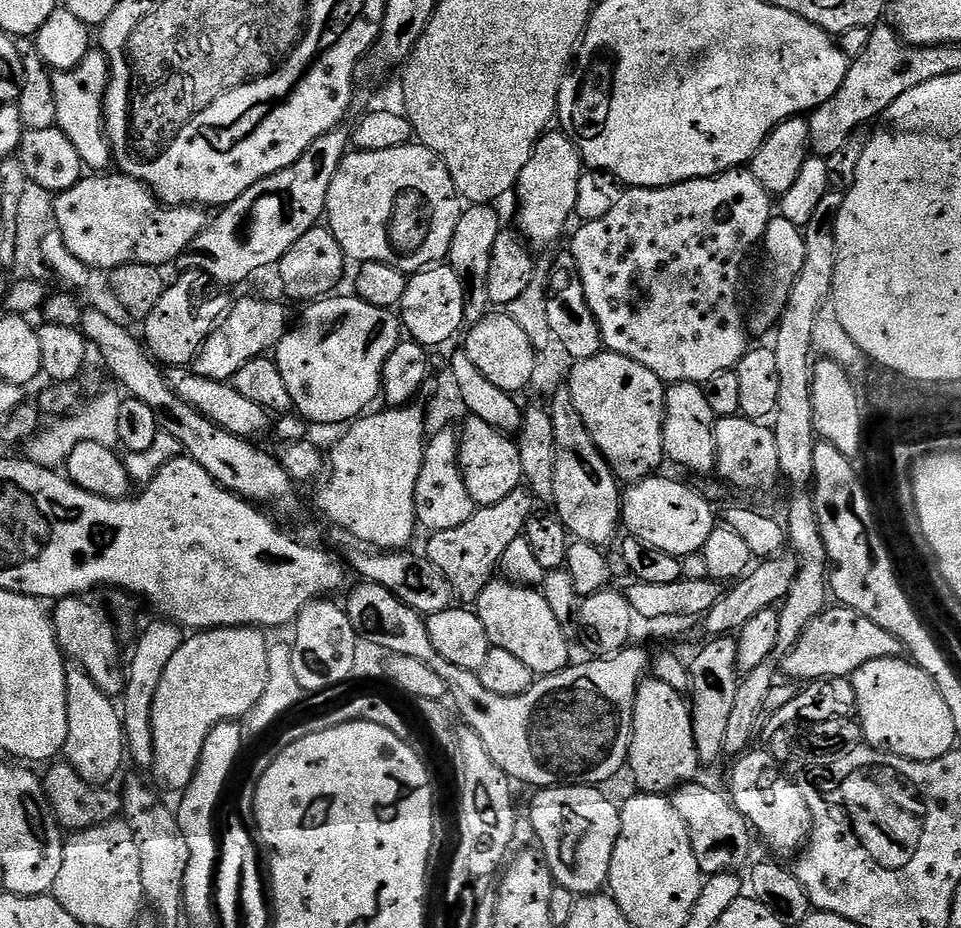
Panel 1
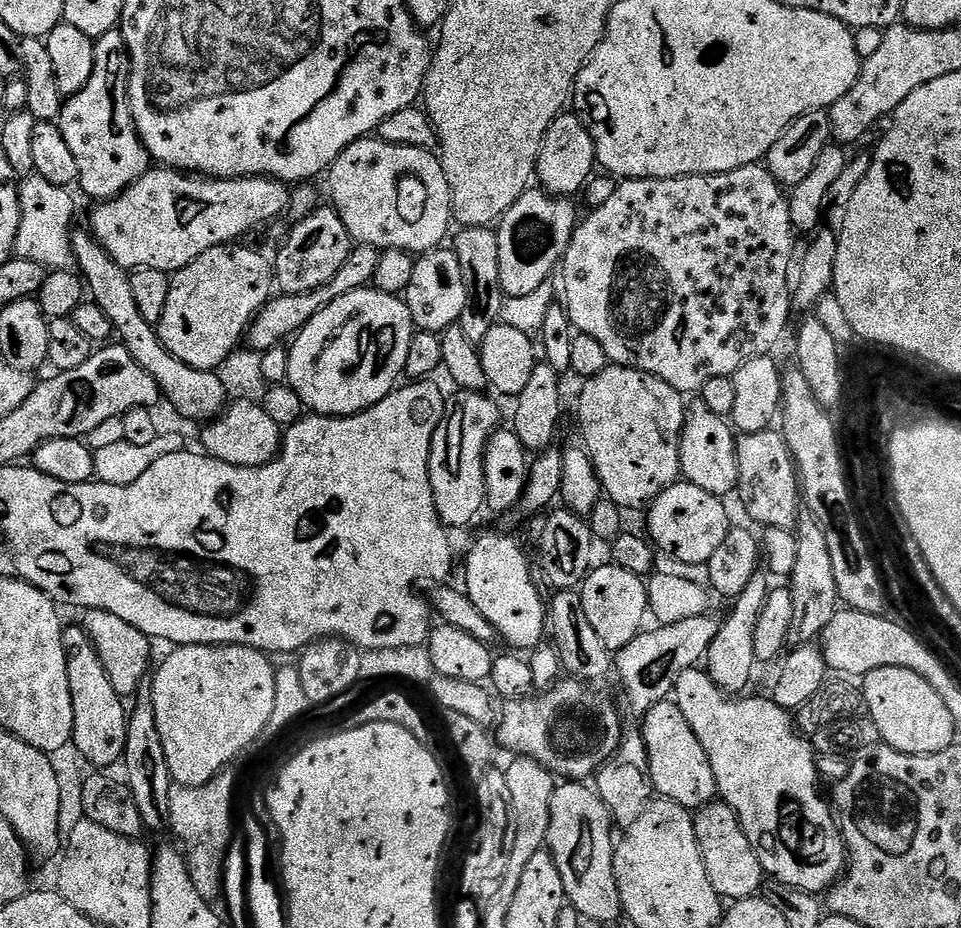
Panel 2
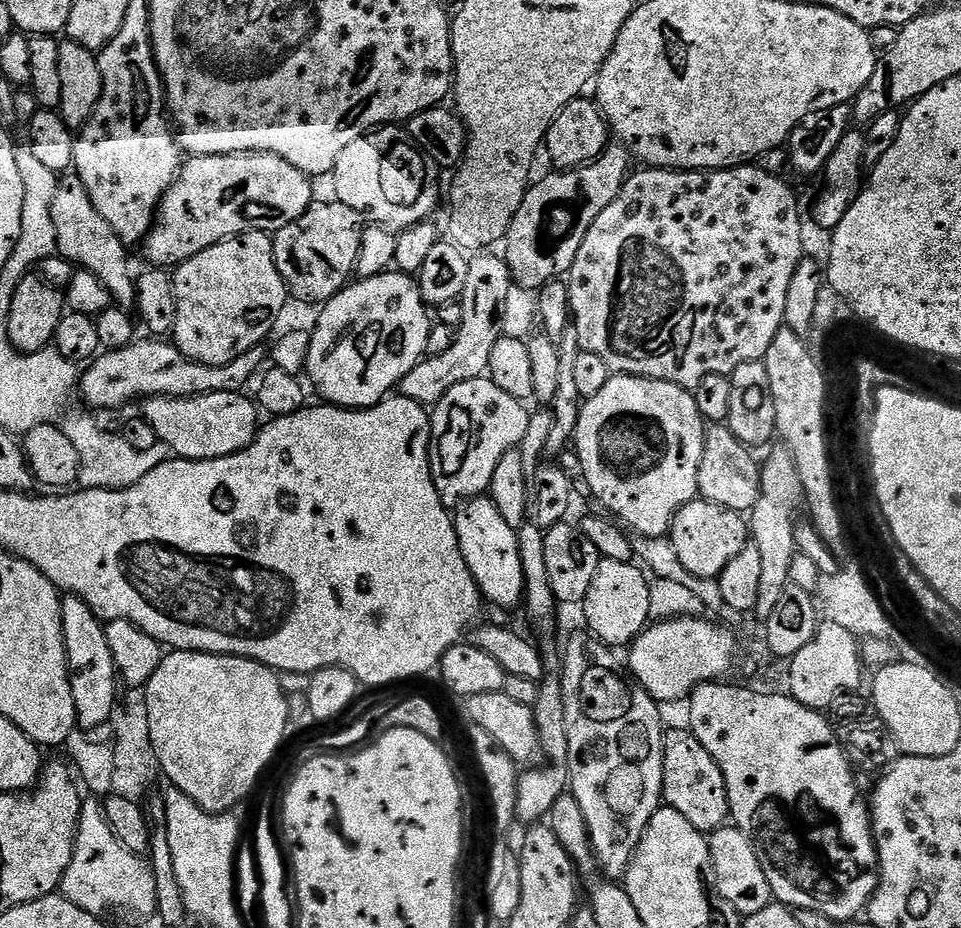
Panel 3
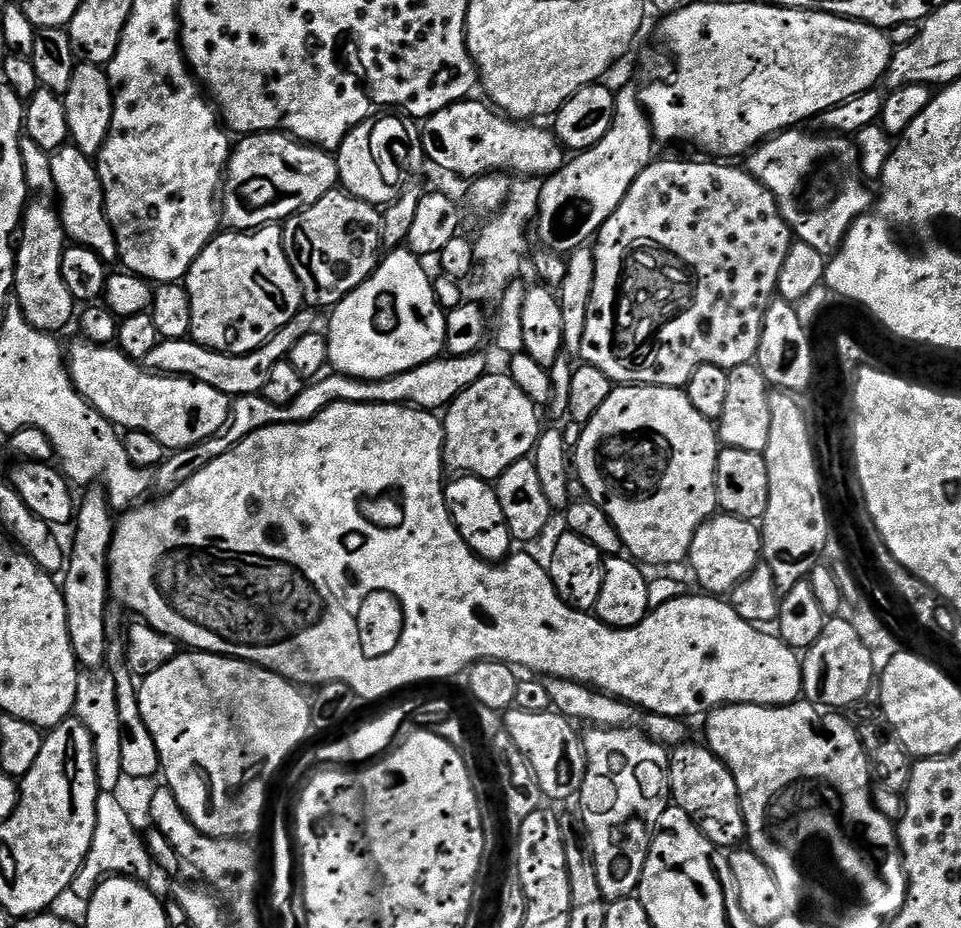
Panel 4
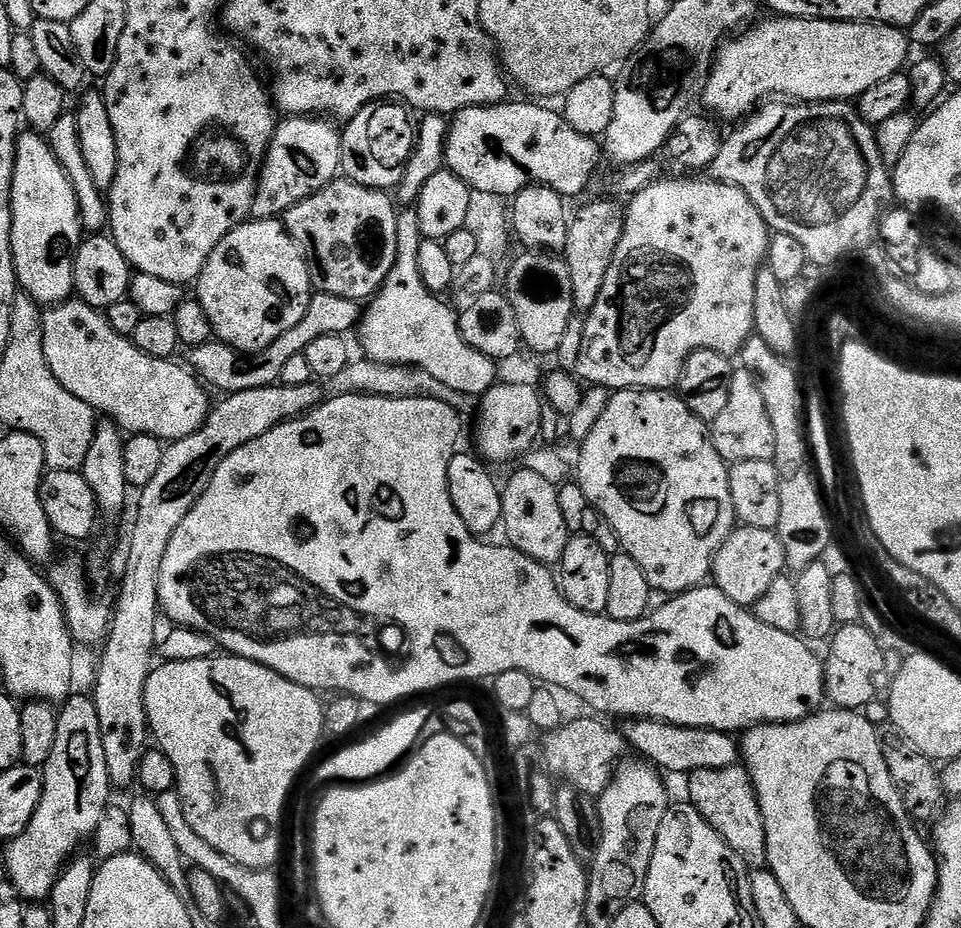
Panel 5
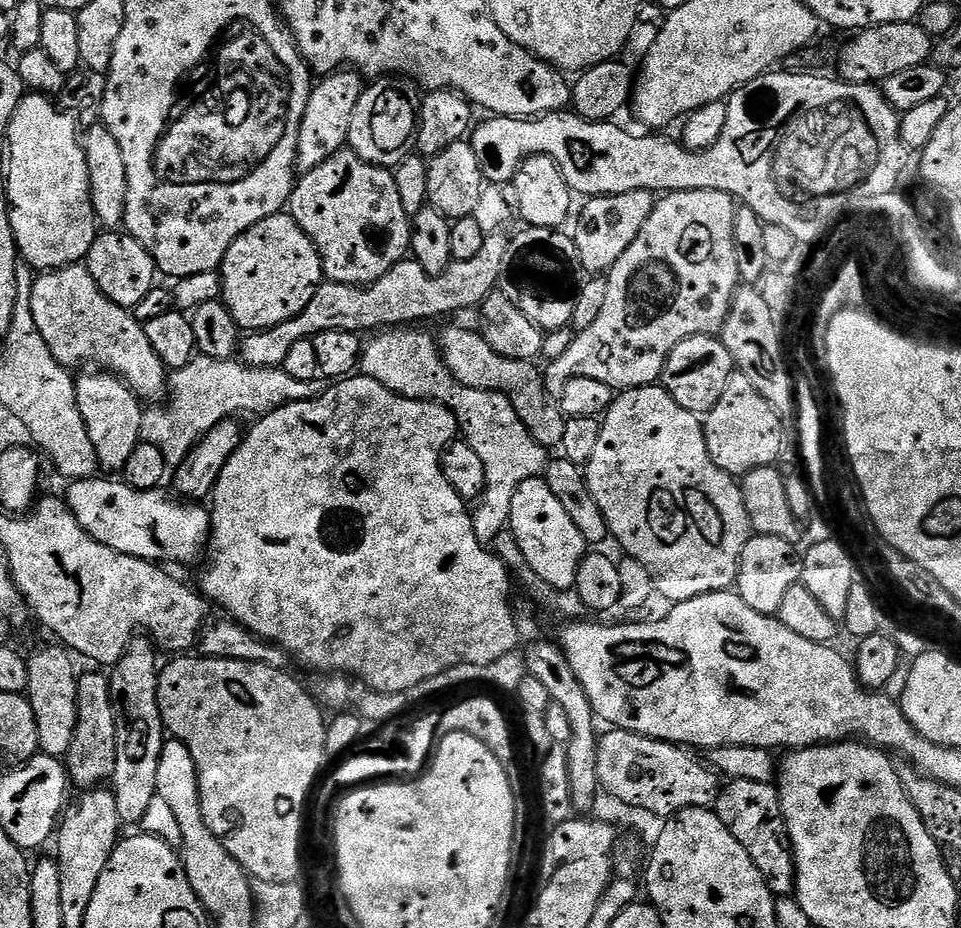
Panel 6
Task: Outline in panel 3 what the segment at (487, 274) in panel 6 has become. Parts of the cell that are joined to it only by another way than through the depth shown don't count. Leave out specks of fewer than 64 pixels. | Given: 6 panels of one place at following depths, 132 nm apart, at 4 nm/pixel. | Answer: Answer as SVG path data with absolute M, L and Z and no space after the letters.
M137 338L124 348L101 351L83 369L78 392L89 409L123 409L131 400L139 401L150 396L201 396L215 392L238 392L247 389L248 383L253 383L254 377L261 371L260 363L266 360L265 349L259 347L251 348L246 354L234 358L232 364L206 366L186 358L186 354L182 354L182 350L178 350L175 343L167 339L147 339Z

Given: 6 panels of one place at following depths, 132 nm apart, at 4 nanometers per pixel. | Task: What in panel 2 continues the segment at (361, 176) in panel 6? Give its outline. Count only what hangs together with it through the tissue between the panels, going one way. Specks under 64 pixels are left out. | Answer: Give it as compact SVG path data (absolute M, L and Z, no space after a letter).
M317 206L309 216L295 221L292 233L284 240L276 260L274 256L274 280L281 293L297 296L303 292L313 292L330 282L352 253L354 241L346 230L342 218L331 206Z

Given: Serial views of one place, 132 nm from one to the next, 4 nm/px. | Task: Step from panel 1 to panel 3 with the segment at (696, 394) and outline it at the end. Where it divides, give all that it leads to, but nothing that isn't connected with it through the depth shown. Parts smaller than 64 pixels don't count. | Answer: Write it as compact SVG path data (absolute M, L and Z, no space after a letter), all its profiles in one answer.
M712 426L707 429L704 437L704 457L700 467L700 477L698 486L700 487L699 495L710 502L718 502L718 506L726 506L730 510L741 514L751 513L752 508L758 502L760 493L760 470L761 465L756 464L752 457L753 449L747 444L743 444L733 432L726 426Z

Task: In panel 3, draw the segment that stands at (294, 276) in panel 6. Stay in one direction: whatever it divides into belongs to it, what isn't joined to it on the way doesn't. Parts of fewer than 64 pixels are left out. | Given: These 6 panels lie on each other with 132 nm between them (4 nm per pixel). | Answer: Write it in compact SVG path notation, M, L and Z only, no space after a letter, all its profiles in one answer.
M244 232L202 250L202 254L175 269L172 281L178 294L178 322L172 336L176 348L182 350L186 358L206 366L232 364L234 358L251 348L261 347L263 340L273 335L272 327L279 322L290 301L290 293L282 274L278 274L272 241L273 237L267 232Z

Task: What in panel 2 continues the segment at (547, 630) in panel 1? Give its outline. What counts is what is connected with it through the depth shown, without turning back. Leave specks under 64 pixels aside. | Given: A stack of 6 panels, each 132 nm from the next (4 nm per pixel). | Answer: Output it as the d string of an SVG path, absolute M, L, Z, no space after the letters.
M500 532L482 533L468 552L464 584L470 602L474 602L474 606L478 606L478 611L486 617L486 622L494 626L497 637L512 647L509 649L535 650L545 643L546 600L540 597L540 588L532 577L528 556L514 537L503 536Z

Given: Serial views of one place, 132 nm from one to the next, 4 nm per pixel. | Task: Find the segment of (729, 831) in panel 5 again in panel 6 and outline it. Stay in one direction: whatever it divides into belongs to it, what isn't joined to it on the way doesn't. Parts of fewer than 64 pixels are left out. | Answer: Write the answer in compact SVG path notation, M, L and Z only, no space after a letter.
M730 780L716 793L714 811L718 818L722 818L722 826L738 838L742 850L750 854L750 862L758 866L758 874L762 874L773 896L793 895L796 890L796 863L784 830L779 791L772 784Z

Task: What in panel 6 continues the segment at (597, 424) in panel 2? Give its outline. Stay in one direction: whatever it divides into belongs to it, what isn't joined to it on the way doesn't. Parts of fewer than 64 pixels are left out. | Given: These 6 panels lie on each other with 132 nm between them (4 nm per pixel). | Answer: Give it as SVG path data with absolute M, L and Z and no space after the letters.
M649 386L646 388L629 388L621 391L612 401L608 411L600 420L600 433L598 434L598 446L594 454L590 454L587 465L584 468L584 481L588 484L590 494L594 494L594 502L598 502L602 514L608 523L610 536L619 542L623 548L623 555L629 560L642 562L652 579L652 587L661 592L673 602L698 598L702 594L711 592L723 592L731 589L736 583L736 571L742 550L746 546L750 535L750 525L744 499L740 493L739 483L724 472L710 458L710 450L706 446L706 434L701 417L694 415L690 410L682 410L674 398L670 398L668 391L663 386Z

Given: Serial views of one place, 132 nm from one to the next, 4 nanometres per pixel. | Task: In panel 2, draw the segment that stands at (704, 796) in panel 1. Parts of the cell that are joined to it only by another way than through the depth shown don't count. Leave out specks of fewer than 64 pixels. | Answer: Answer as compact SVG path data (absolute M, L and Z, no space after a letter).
M713 802L699 809L694 819L698 846L706 866L706 874L710 878L710 886L714 886L716 893L728 902L746 900L757 895L766 879L766 873L760 864L756 848L742 830L736 811L726 803Z

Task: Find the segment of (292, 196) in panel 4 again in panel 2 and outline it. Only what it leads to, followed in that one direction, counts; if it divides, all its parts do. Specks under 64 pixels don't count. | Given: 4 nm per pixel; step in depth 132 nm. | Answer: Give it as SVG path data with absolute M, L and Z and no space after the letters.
M153 167L145 176L140 176L121 196L95 205L92 212L90 231L106 254L118 262L118 266L135 270L162 270L175 274L194 258L214 250L220 244L239 241L240 236L279 218L290 208L290 188L287 183L266 176L240 176L236 180L214 180L199 174L189 174L174 168Z

